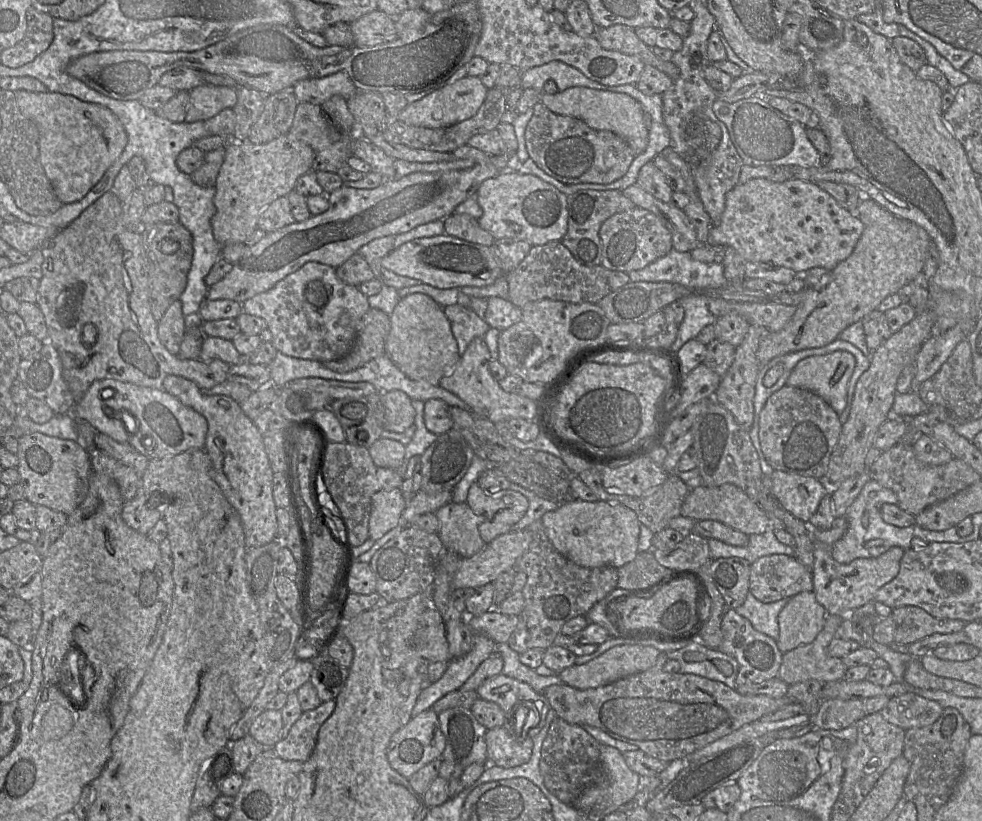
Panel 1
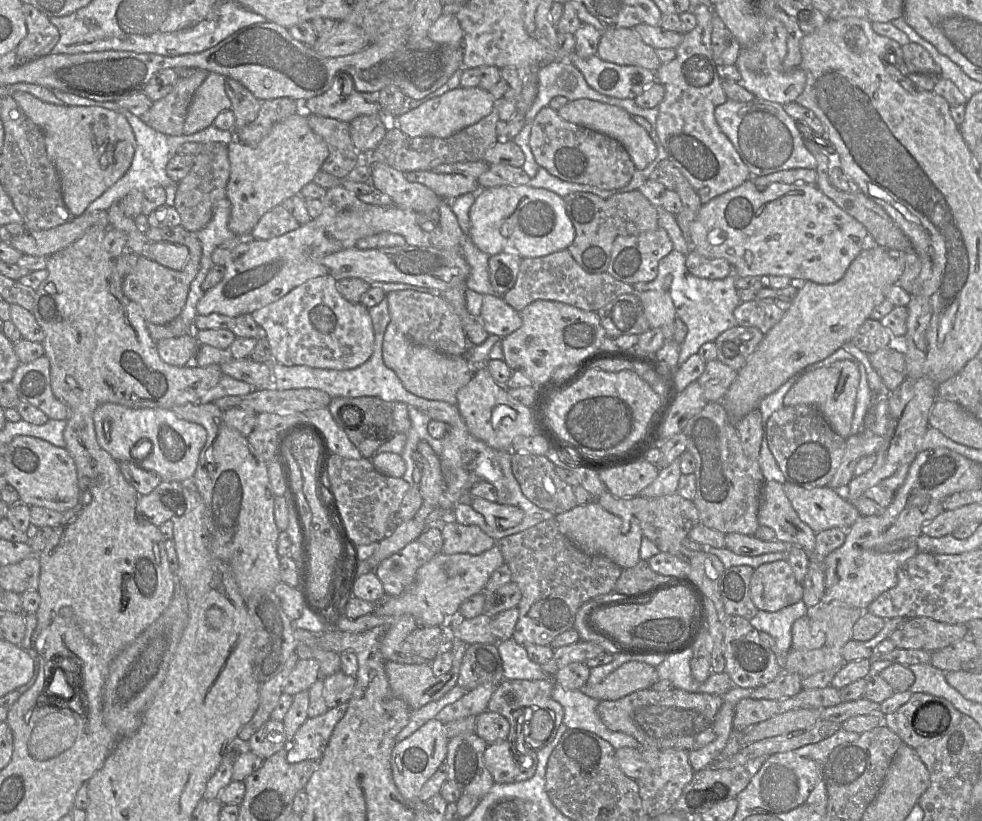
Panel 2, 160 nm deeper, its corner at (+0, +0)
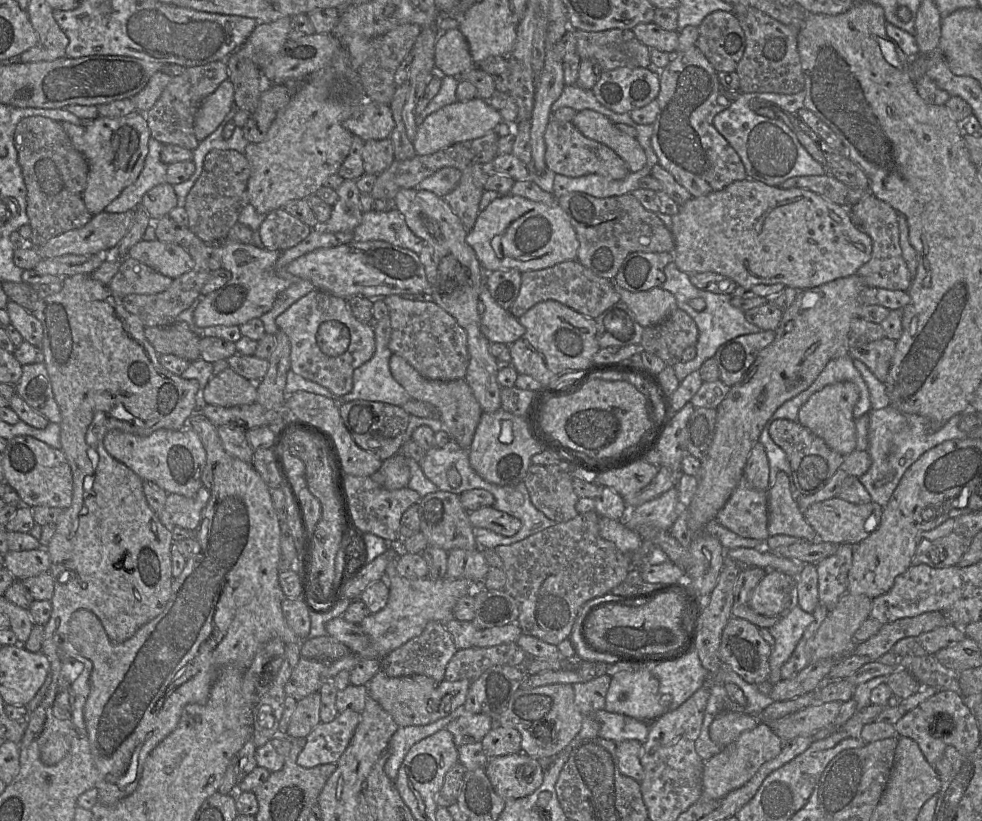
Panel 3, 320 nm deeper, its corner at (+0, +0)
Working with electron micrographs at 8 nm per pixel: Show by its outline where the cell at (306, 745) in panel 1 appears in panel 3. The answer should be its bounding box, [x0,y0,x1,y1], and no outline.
[297,710,361,768]

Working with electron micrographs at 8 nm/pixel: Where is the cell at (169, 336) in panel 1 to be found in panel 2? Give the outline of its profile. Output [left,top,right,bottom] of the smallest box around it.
[156,334,200,367]

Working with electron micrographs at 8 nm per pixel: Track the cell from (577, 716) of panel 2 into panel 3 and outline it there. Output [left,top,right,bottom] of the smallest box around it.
[595,710,650,744]

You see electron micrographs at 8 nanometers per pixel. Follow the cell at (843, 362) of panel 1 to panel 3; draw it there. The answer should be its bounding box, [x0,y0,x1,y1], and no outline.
[798,381,859,456]

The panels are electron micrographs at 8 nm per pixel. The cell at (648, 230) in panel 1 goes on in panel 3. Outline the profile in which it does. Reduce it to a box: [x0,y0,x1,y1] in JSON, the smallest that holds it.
[614,252,674,292]

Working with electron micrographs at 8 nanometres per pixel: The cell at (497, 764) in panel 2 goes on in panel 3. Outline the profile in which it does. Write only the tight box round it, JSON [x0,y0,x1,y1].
[486,752,544,799]

